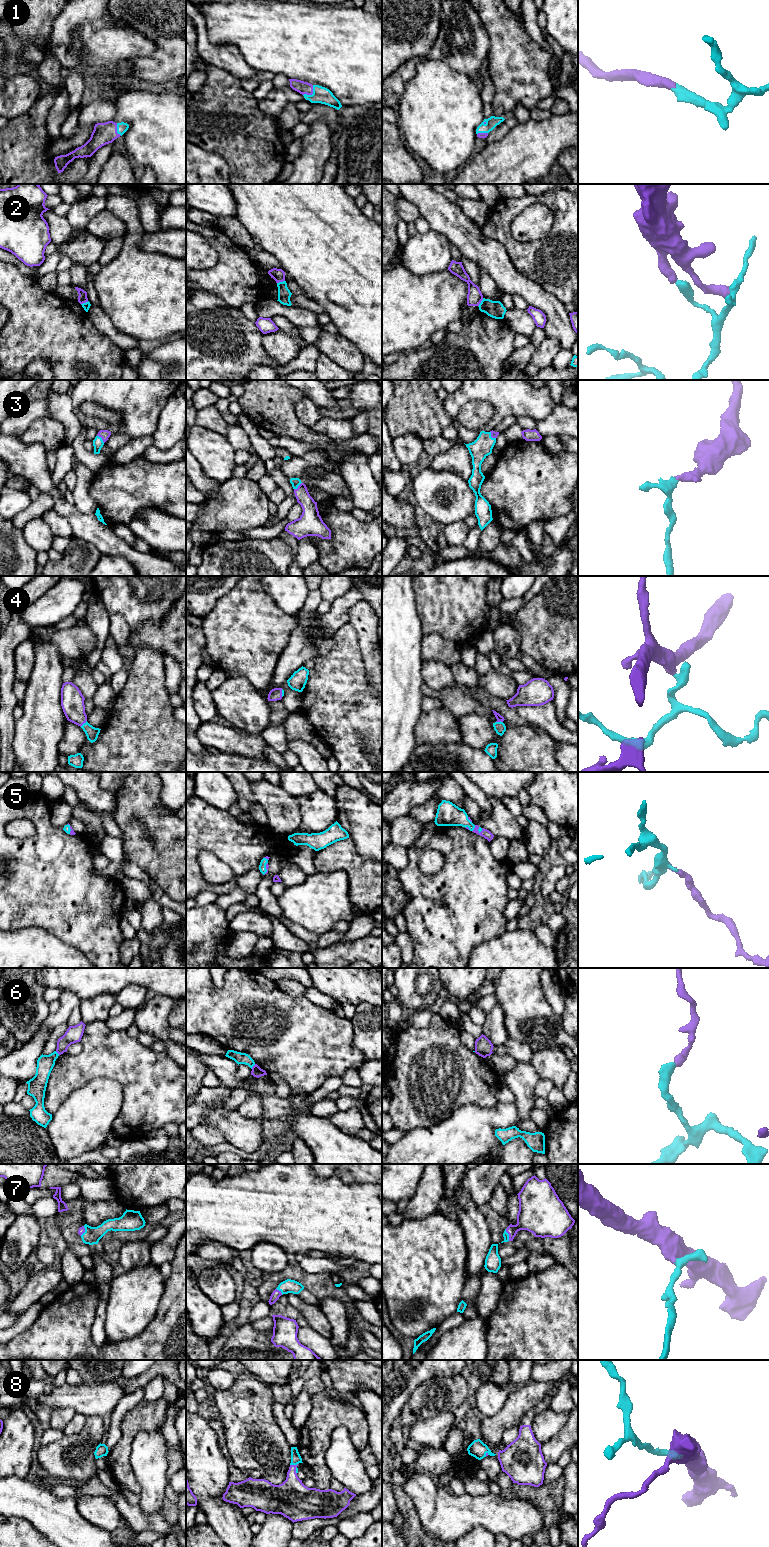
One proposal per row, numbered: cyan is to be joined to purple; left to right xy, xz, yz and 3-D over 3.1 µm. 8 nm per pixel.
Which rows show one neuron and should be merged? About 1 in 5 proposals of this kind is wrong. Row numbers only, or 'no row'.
1, 3, 4, 5, 7, 8

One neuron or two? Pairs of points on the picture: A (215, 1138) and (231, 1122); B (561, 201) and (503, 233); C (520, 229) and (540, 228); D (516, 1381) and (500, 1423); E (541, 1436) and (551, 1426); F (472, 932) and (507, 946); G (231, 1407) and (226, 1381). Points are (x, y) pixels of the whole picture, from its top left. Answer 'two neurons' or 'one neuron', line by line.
A: two neurons
B: one neuron
C: one neuron
D: two neurons
E: one neuron
F: two neurons
G: two neurons

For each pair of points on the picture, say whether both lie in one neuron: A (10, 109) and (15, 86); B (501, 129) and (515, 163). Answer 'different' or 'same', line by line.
A: same
B: different

